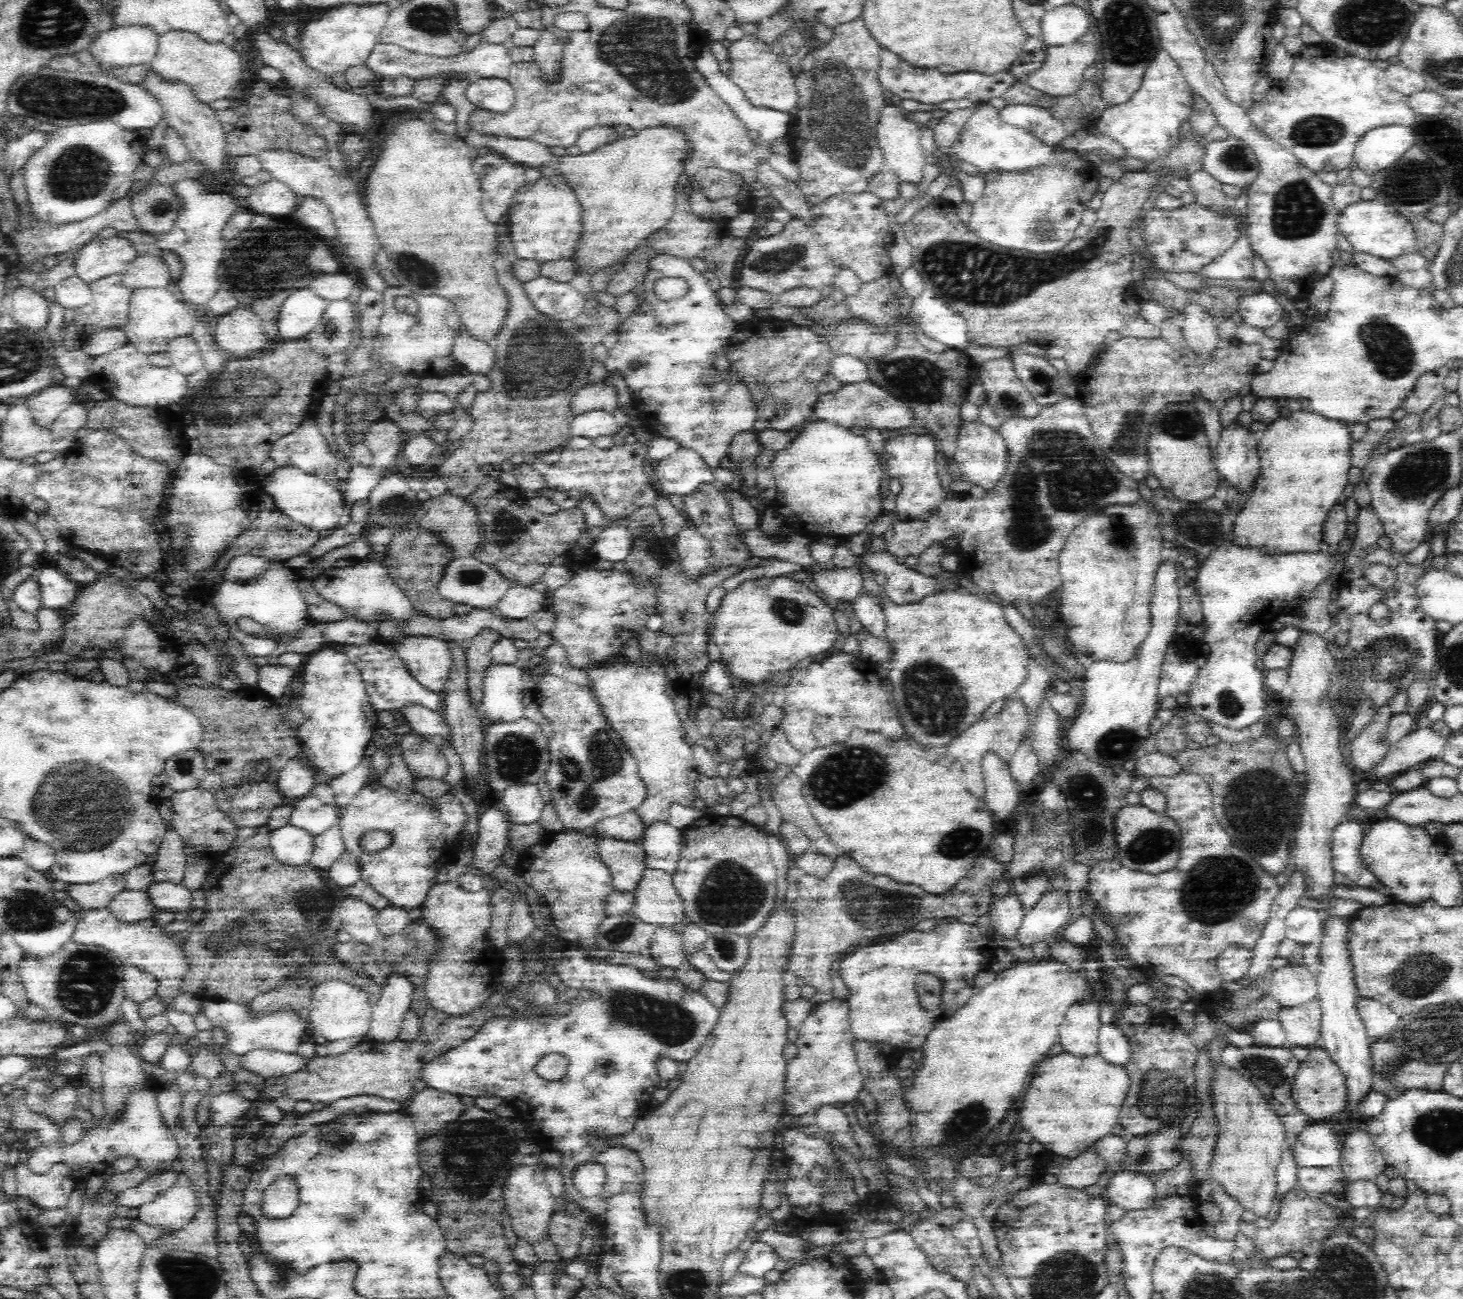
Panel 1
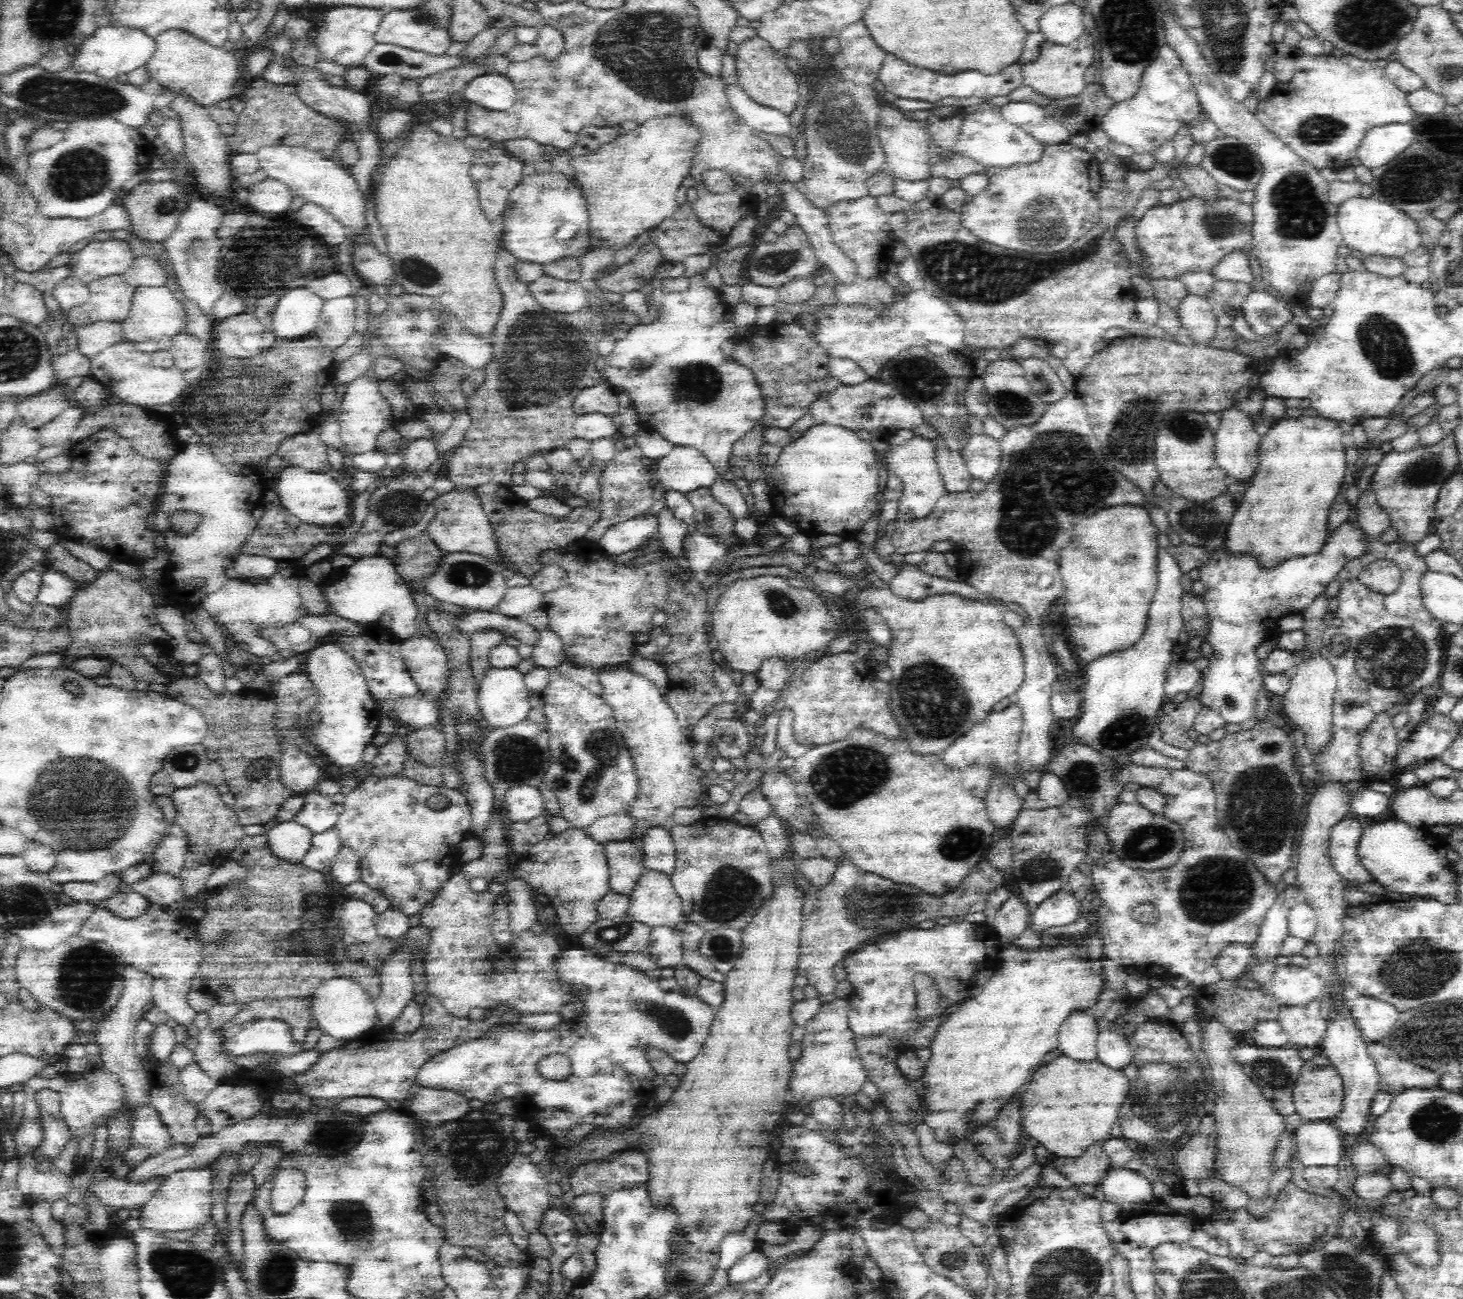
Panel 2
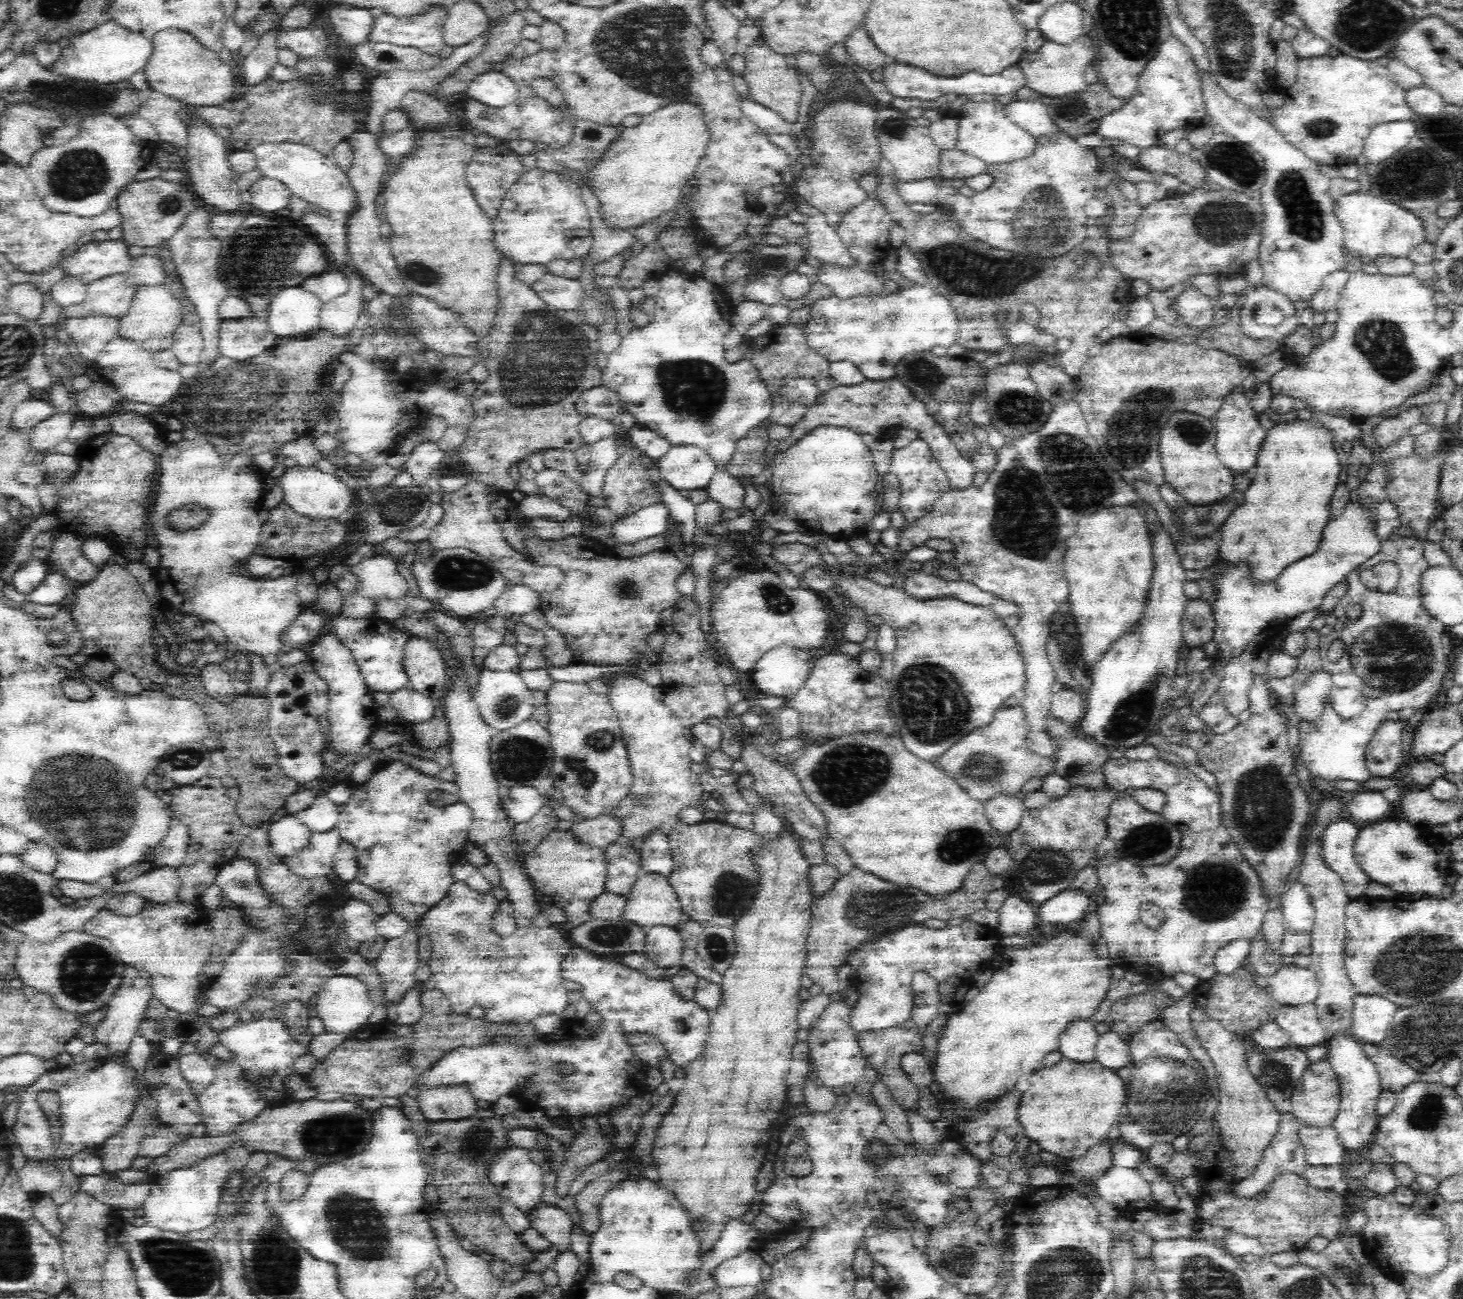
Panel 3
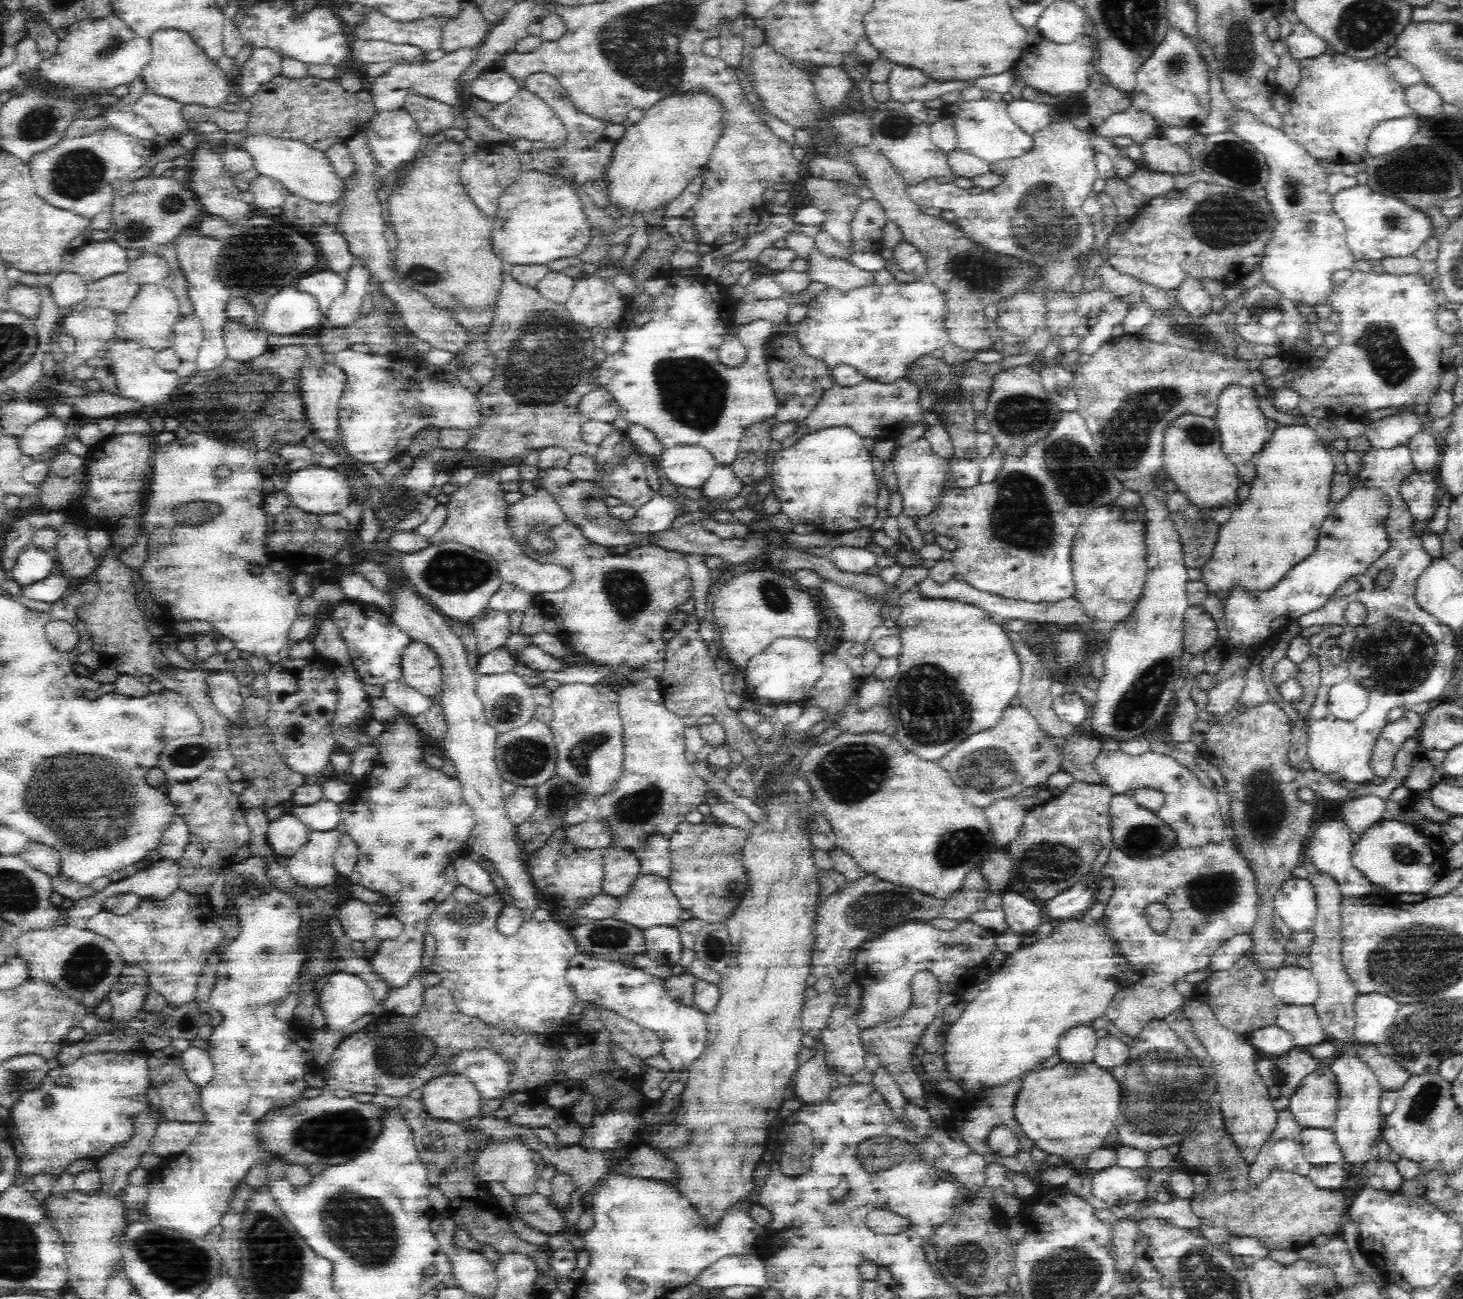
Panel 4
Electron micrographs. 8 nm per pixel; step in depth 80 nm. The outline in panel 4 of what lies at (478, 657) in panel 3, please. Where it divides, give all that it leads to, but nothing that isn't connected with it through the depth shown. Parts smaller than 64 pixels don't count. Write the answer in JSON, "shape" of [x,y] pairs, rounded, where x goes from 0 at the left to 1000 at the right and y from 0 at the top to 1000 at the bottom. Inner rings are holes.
{"shape":[[[334,470],[322,483],[325,488],[328,506],[344,497],[349,489],[348,471]]]}

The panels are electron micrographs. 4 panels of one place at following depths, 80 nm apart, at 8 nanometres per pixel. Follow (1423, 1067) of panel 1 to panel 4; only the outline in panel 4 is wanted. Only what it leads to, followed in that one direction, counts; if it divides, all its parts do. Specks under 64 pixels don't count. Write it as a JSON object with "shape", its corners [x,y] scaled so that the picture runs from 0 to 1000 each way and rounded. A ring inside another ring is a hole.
{"shape":[[[930,804],[928,815],[935,820],[935,823],[941,828],[945,840],[957,839],[964,829],[960,823],[956,821],[951,814],[941,810],[939,804]]]}

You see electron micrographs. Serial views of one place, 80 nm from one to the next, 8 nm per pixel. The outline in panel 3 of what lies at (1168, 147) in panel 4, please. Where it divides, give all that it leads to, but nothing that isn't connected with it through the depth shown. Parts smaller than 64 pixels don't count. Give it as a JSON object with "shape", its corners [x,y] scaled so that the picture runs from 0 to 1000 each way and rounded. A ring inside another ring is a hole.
{"shape":[[[789,109],[788,112],[781,115],[775,125],[789,135],[802,135],[807,139],[812,141],[815,145],[820,142],[824,144],[824,132],[820,125],[815,122],[813,118],[807,119],[802,113],[797,114],[794,109]]]}

